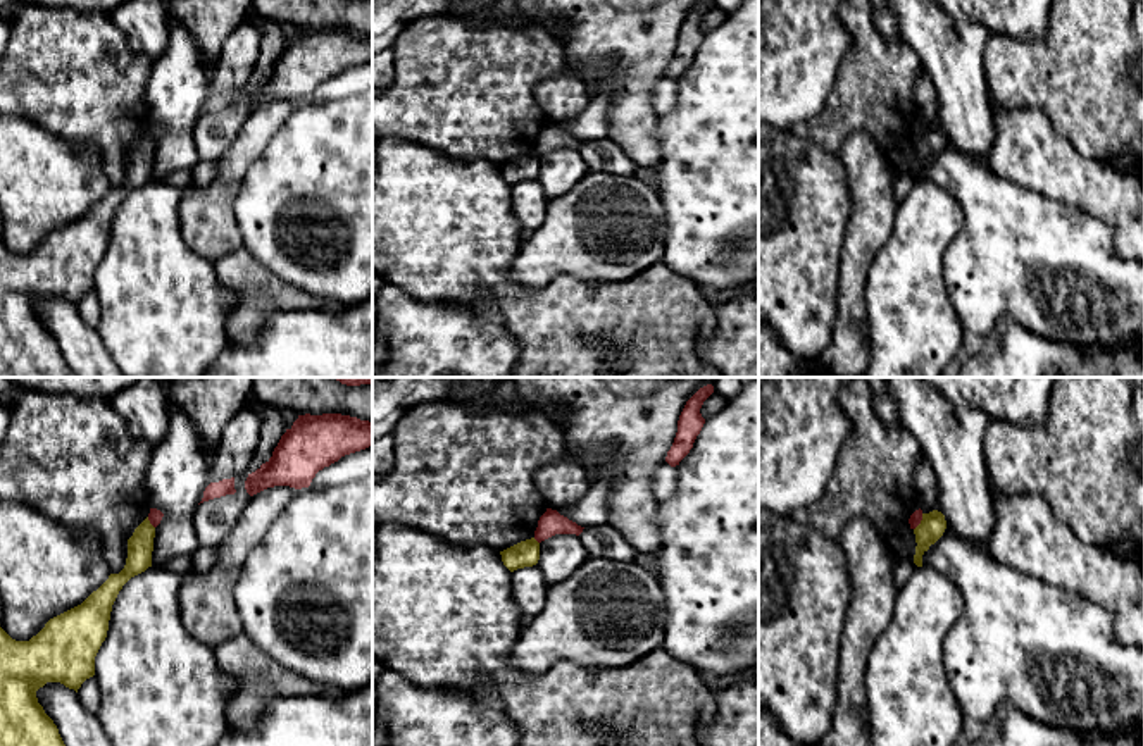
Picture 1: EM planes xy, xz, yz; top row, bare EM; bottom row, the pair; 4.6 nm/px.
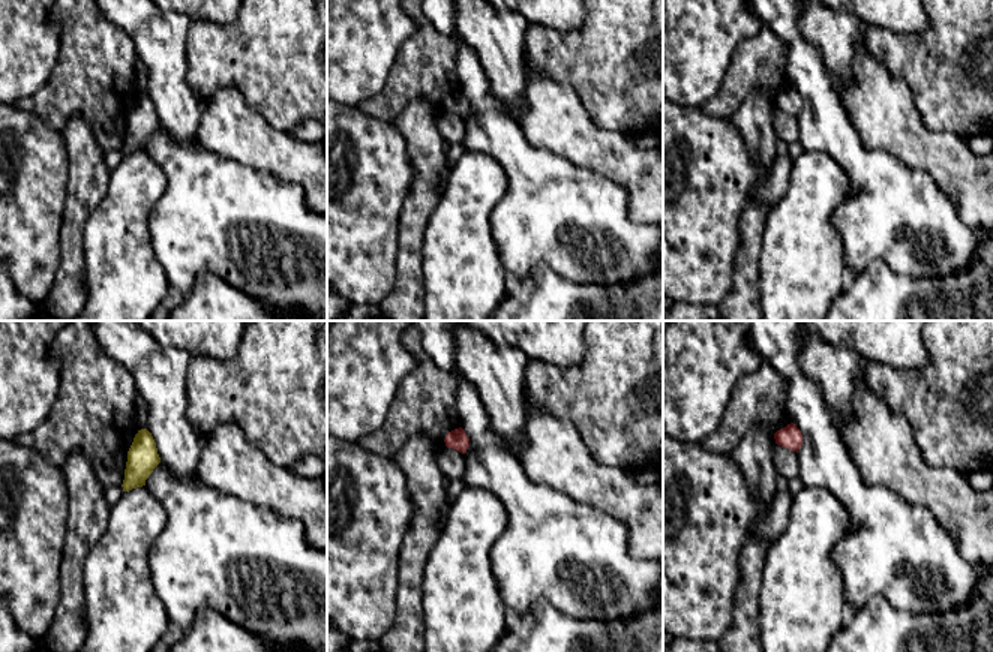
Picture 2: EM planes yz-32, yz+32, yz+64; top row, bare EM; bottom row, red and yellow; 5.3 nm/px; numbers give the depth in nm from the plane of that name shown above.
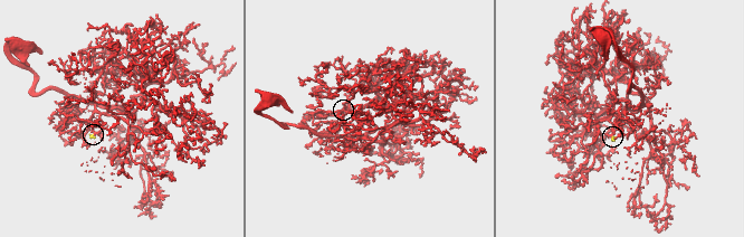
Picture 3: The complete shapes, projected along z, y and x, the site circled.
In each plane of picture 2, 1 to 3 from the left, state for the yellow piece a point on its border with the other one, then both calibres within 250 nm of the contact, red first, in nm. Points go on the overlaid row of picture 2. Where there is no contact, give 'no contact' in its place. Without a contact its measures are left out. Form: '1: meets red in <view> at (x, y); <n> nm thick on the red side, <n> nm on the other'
1: no contact
2: no contact
3: no contact

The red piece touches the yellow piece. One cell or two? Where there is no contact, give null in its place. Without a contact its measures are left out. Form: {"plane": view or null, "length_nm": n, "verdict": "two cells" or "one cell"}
{"plane": "yz", "length_nm": 90, "verdict": "two cells"}

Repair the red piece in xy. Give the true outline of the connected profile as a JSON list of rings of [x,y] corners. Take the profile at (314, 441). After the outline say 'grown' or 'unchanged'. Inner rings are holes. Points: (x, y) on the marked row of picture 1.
[[[341,413],[298,415],[272,457],[248,474],[250,496],[274,486],[309,488],[319,470],[372,446],[372,422]]]; unchanged

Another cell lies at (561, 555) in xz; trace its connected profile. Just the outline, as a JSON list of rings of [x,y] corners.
[[[555,534],[540,543],[538,569],[548,586],[571,577],[586,560],[590,553],[576,534]]]

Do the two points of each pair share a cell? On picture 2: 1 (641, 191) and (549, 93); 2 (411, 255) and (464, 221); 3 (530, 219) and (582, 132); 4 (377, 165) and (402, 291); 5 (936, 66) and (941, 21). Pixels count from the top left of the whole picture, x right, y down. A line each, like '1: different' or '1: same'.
1: same
2: different
3: different
4: different
5: same

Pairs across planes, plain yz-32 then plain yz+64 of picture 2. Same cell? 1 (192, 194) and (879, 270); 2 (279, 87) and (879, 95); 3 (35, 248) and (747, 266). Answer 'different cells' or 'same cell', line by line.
1: different cells
2: different cells
3: different cells

